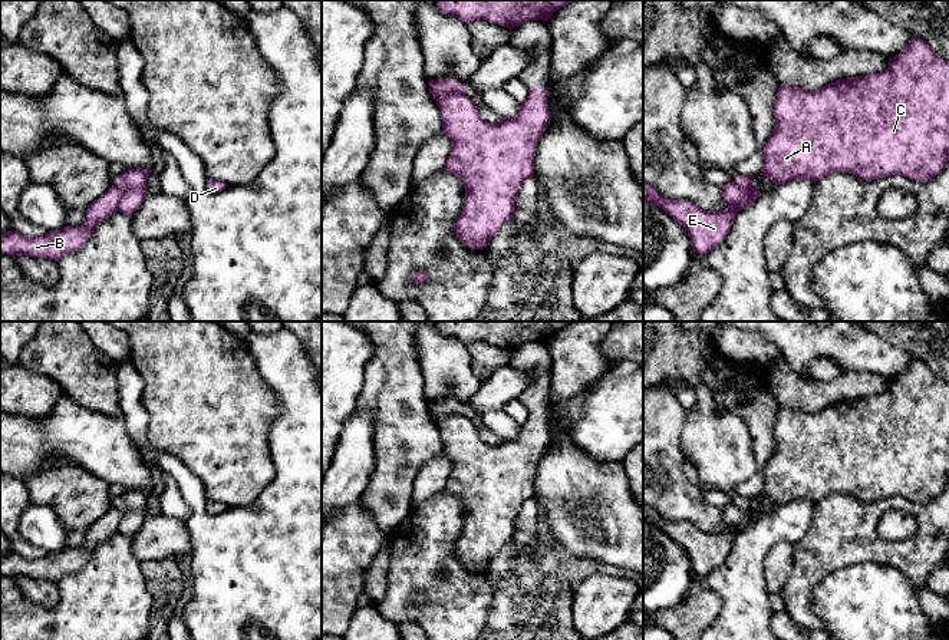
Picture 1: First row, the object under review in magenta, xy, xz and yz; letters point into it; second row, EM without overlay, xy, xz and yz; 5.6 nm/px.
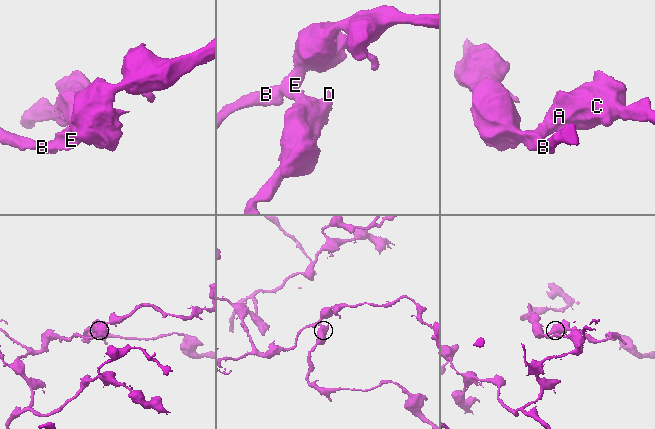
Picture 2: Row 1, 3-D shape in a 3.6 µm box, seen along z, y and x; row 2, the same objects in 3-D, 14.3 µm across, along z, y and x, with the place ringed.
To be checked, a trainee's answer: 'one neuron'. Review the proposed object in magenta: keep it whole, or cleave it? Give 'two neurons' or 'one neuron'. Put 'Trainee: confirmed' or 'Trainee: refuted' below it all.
two neurons
Trainee: refuted

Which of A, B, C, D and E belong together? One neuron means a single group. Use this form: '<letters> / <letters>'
A C D / B E

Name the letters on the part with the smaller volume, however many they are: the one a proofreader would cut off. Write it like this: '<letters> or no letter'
A, C, D

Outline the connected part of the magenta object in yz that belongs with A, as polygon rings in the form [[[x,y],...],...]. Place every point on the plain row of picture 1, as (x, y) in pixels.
[[[920,359],[889,379],[884,393],[838,400],[817,412],[780,406],[774,426],[774,452],[764,468],[759,497],[780,507],[791,501],[814,505],[833,494],[849,494],[864,502],[903,497],[926,504],[949,484],[949,383],[938,377]]]

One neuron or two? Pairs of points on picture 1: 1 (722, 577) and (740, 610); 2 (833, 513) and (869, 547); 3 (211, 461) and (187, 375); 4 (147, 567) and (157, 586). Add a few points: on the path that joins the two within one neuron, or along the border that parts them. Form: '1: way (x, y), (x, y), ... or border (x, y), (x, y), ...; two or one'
1: way (731, 586), (740, 594), (740, 601); one
2: way (842, 521), (860, 540); one
3: way (211, 439), (211, 411), (204, 396); one
4: way (151, 571), (157, 581); one

